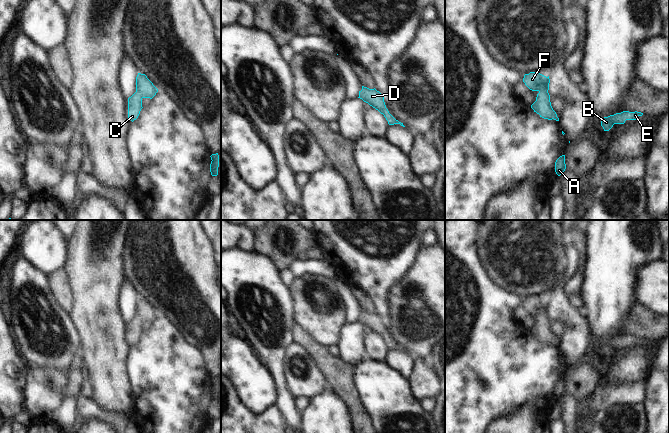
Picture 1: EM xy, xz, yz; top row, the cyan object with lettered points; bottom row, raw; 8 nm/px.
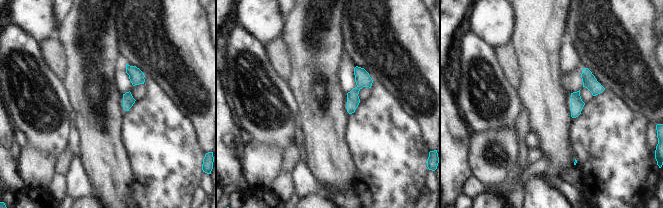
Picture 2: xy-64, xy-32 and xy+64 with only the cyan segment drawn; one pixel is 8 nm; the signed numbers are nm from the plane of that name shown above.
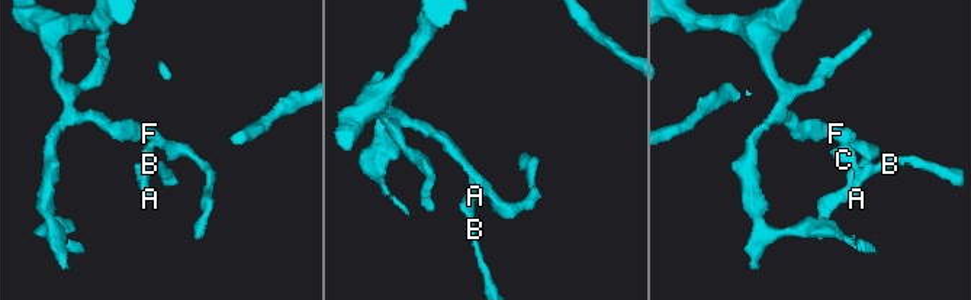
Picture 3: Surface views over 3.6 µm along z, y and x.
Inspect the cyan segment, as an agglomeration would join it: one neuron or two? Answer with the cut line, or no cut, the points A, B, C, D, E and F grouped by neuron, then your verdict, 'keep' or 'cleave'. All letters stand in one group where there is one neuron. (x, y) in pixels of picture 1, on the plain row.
no cut; A B C D E F; keep

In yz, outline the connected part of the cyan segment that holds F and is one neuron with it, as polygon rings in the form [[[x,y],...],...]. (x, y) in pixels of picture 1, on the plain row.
[[[530,296],[525,298],[523,302],[525,309],[532,315],[538,315],[536,325],[531,332],[540,339],[540,341],[548,344],[559,345],[556,336],[553,334],[548,317],[550,303],[539,296]]]

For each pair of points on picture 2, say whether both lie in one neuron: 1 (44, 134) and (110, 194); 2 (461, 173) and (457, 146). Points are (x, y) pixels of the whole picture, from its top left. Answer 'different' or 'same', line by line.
1: different
2: same

